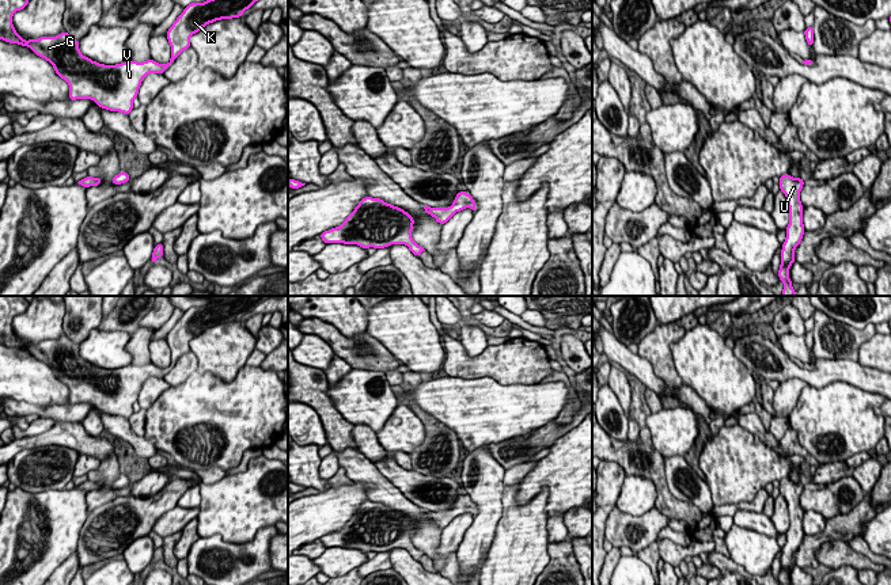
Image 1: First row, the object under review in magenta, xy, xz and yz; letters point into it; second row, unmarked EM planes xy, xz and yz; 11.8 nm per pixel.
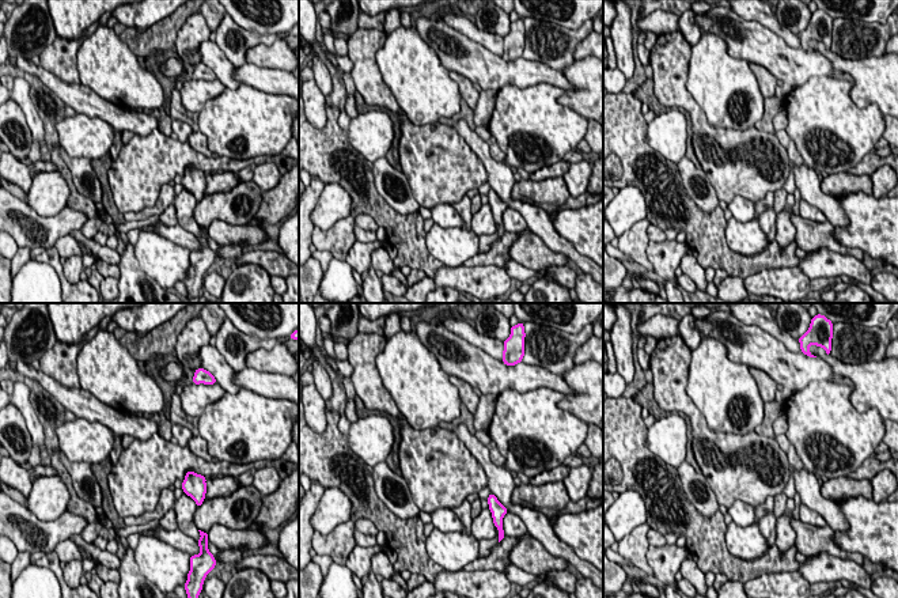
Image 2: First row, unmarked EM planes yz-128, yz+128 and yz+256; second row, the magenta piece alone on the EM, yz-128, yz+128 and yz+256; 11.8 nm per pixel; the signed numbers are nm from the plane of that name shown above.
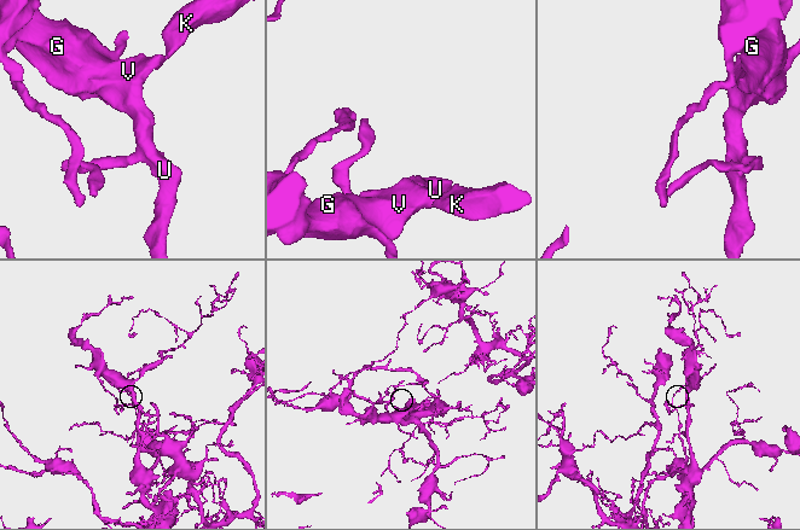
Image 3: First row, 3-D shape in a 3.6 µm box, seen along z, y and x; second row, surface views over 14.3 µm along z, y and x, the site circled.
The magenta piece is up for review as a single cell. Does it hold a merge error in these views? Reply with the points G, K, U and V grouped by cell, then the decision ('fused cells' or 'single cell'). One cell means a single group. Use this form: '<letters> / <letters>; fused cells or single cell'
G K U V; single cell

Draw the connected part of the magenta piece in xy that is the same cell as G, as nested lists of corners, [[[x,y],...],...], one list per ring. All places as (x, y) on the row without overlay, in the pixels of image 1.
[[[0,296],[0,343],[27,350],[49,365],[56,377],[69,388],[69,404],[91,403],[102,413],[129,419],[144,381],[149,377],[164,377],[175,362],[190,352],[193,338],[216,324],[240,322],[246,314],[269,297],[231,296],[204,307],[189,308],[166,338],[171,350],[171,362],[164,369],[153,364],[99,368],[83,360],[79,345],[67,335],[56,341],[24,345],[12,328],[14,318],[30,305],[23,296]]]

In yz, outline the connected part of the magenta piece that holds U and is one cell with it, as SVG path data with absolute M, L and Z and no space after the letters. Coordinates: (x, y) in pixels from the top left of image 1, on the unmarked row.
M784 478L780 480L780 494L785 498L789 510L789 529L786 531L786 542L782 547L781 554L781 569L778 574L778 581L781 585L790 585L789 573L795 563L795 552L800 548L804 539L804 528L803 528L803 509L800 505L800 495L804 490L804 485L801 482L793 482L789 478Z

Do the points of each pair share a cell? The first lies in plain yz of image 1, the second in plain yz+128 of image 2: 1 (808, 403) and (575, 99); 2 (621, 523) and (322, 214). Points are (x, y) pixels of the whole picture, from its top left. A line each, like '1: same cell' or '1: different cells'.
1: different cells
2: different cells

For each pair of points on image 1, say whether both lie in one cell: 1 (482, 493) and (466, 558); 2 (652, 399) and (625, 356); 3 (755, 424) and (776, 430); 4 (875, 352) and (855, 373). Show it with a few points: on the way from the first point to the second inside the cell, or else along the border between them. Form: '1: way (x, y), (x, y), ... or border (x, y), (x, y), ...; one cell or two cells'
1: way (484, 509), (484, 528), (477, 542); one cell
2: border (644, 384), (659, 398); two cells
3: border (768, 430), (777, 441); two cells
4: border (857, 363), (876, 369); two cells

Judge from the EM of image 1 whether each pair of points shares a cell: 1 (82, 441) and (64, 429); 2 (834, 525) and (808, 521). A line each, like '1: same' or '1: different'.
1: same
2: different

